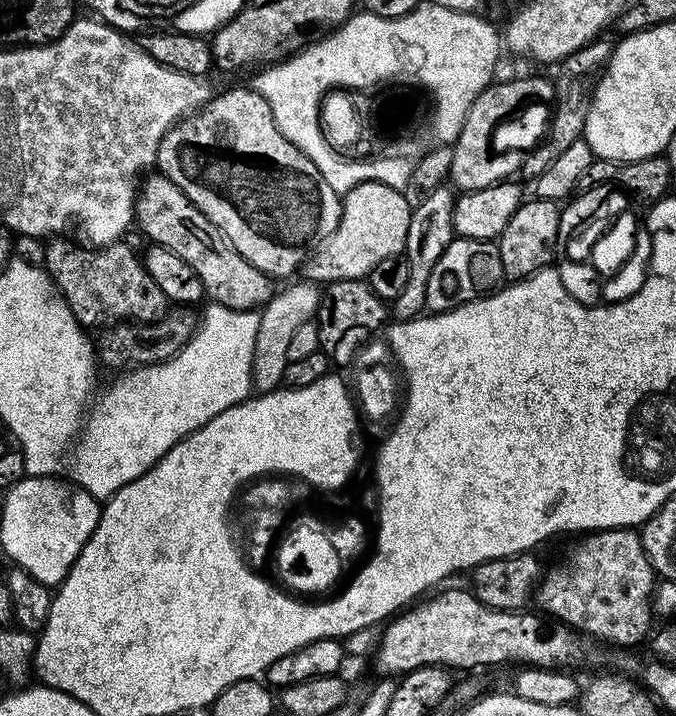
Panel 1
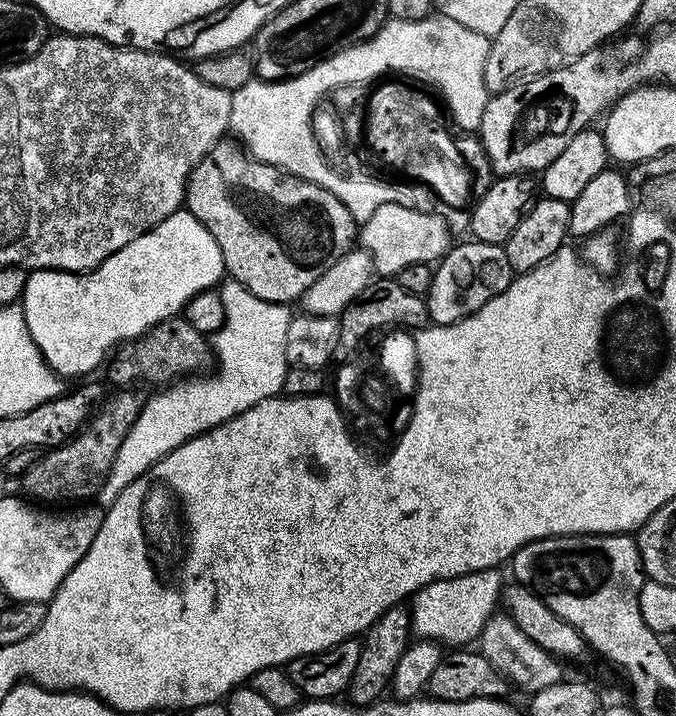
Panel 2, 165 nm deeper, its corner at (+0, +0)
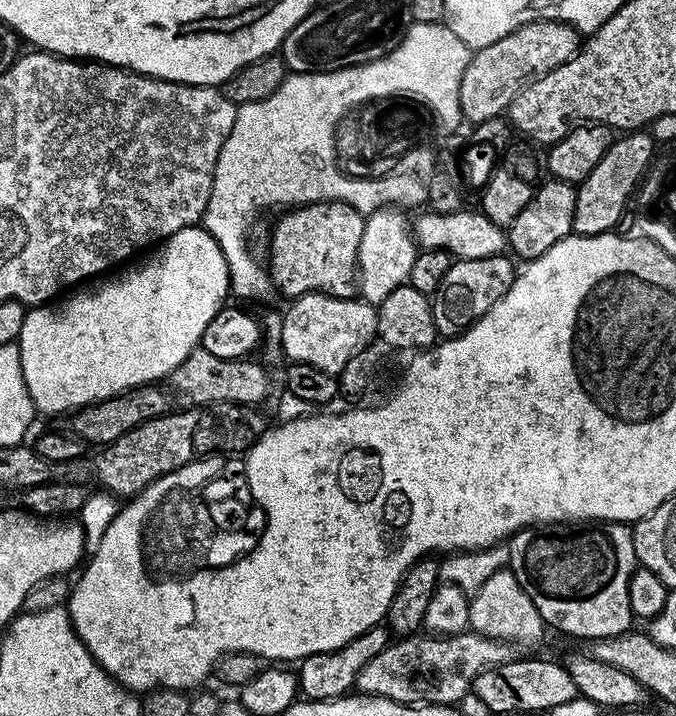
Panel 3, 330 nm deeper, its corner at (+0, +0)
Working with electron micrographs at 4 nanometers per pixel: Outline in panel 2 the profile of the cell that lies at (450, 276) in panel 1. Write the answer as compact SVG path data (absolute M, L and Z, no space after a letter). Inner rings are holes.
M475 238L469 244L449 247L448 253L435 265L432 285L427 294L428 319L432 324L453 324L474 314L490 298L506 291L514 279L510 262L503 247L487 244Z

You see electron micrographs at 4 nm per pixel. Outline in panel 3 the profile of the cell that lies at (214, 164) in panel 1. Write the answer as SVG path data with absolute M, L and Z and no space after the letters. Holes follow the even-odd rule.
M341 200L322 204L301 204L288 212L272 228L266 267L277 293L295 298L321 292L343 300L353 299L358 292L358 246L362 242L365 217Z

